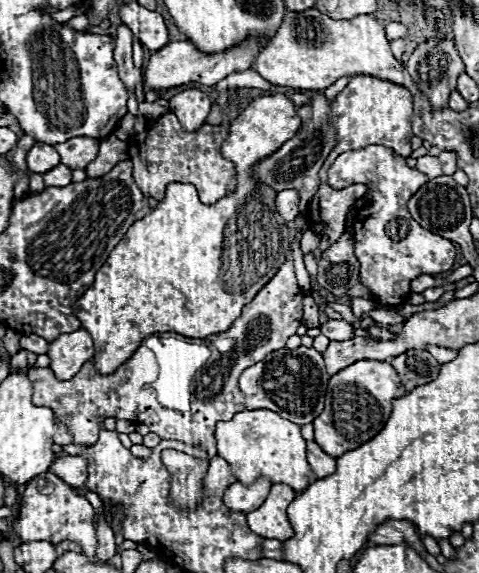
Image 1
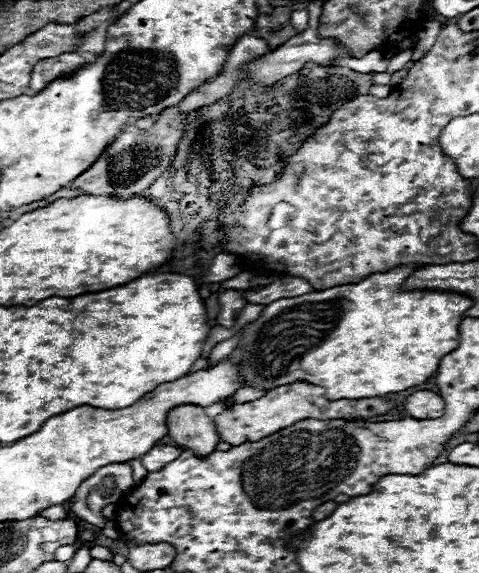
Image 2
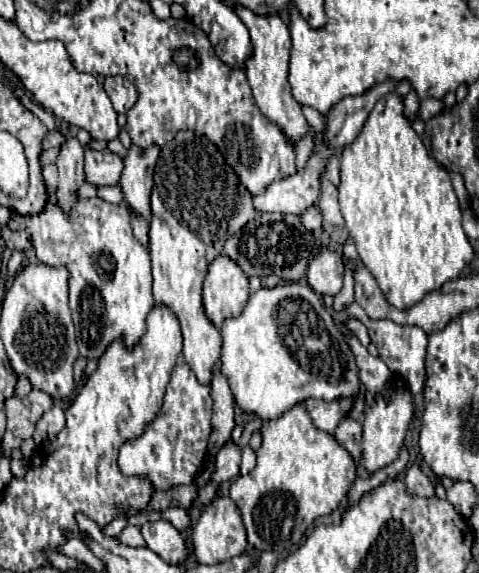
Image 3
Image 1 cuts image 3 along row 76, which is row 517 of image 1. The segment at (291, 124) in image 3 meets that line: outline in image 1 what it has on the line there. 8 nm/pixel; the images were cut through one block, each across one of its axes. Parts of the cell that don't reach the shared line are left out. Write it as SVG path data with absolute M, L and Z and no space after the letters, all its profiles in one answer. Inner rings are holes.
M274 484L266 502L248 514L248 526L254 534L262 538L276 538L288 540L292 538L294 530L288 522L286 508L296 498L296 492L288 484Z

